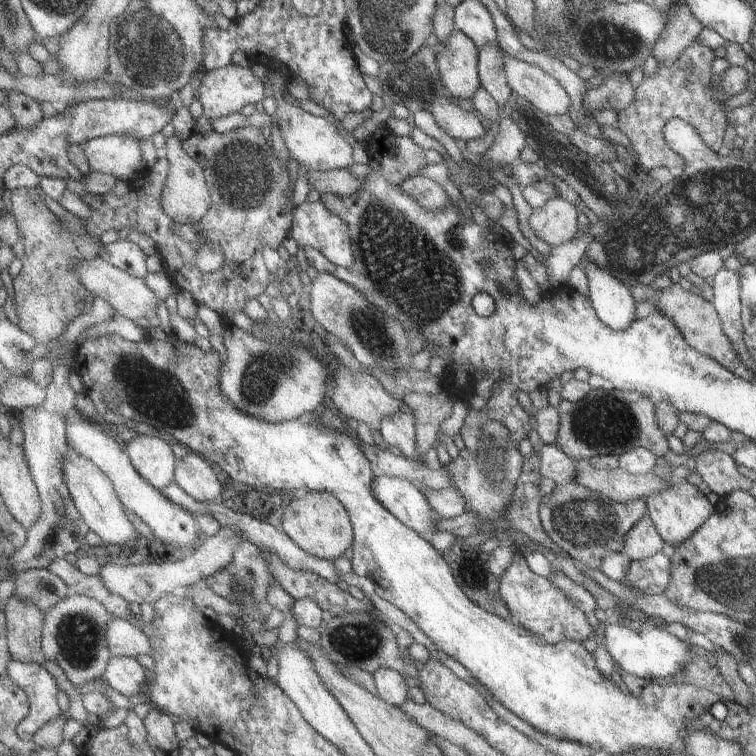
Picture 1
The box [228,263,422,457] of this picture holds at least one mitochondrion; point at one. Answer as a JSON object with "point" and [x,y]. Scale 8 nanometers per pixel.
{"point":[261,376]}

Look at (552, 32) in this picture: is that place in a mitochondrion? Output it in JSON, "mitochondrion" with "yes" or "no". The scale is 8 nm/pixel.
{"mitochondrion":"yes"}

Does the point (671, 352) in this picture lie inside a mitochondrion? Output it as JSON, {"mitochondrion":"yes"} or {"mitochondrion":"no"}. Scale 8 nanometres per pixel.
{"mitochondrion":"no"}

